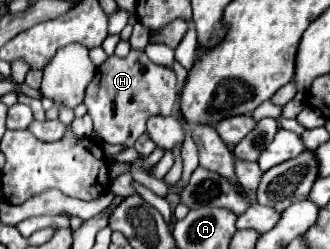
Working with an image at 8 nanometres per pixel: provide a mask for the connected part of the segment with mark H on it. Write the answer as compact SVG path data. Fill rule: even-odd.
M130 51L128 57L120 59L112 55L98 67L92 83L88 85L84 103L88 107L88 115L94 121L94 131L102 137L102 141L132 147L146 131L148 115L172 113L176 93L176 75L172 69L152 63L144 53Z

